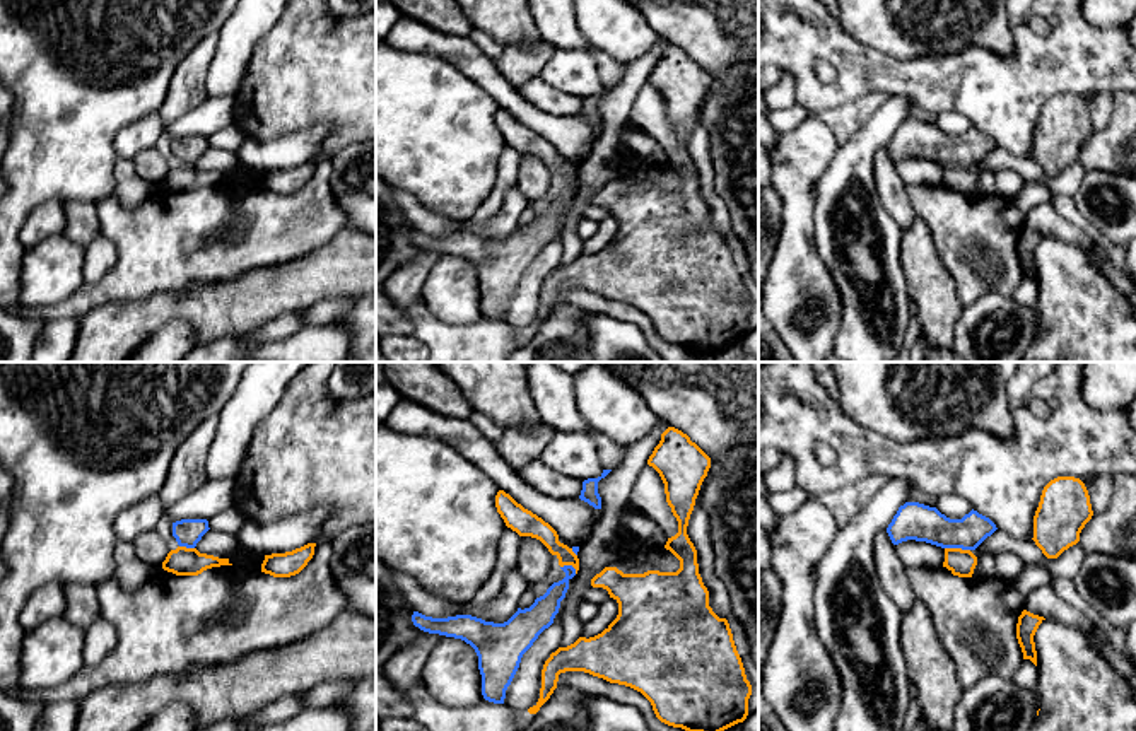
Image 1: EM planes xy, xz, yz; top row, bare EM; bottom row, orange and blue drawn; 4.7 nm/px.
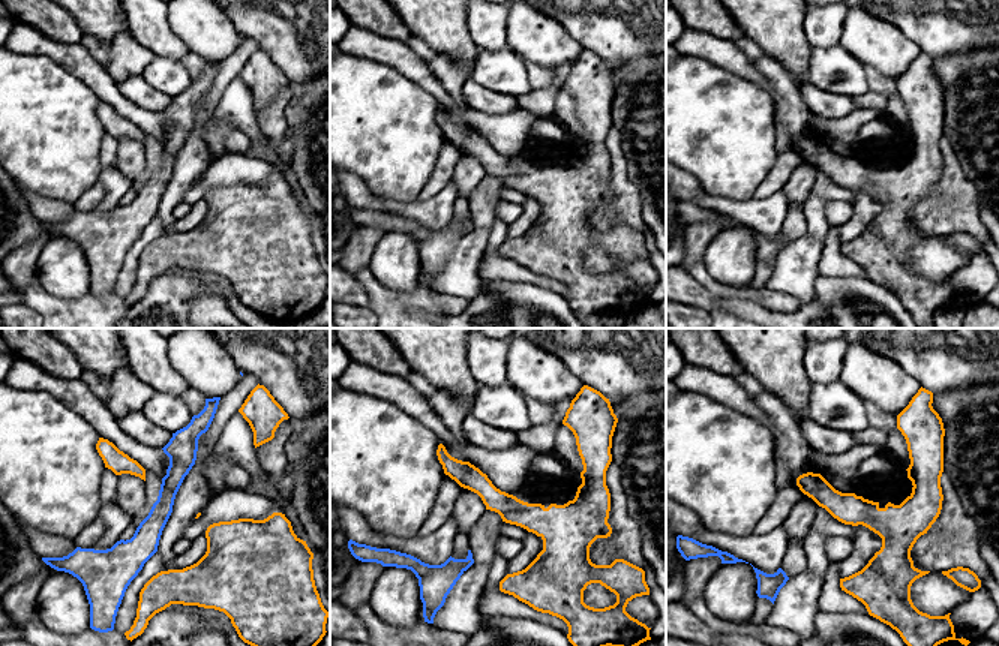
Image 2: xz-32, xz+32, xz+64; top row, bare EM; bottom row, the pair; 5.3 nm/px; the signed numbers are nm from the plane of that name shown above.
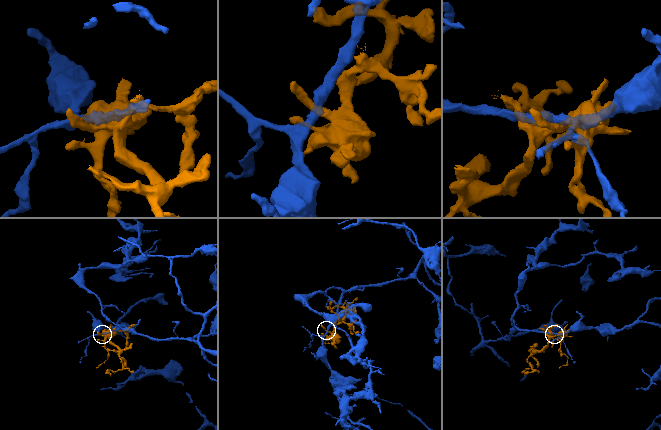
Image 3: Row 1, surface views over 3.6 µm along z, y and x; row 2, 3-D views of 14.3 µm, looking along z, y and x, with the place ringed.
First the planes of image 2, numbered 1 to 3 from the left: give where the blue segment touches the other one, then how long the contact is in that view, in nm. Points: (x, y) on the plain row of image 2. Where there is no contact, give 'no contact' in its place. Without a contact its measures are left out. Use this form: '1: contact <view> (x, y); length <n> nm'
1: no contact
2: no contact
3: no contact

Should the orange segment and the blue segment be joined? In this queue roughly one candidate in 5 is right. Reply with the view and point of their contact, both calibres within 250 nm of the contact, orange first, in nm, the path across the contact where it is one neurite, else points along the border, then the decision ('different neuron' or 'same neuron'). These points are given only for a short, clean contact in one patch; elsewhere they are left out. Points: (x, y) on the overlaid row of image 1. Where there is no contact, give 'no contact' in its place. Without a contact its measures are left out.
meets orange in yz at (957, 549); 130 nm thick on the orange side, 180 nm on the other; border along yz (945, 547), (969, 550); different neuron

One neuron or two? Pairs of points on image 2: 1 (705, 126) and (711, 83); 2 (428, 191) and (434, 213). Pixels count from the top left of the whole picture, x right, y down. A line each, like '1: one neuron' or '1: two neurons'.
1: one neuron
2: two neurons

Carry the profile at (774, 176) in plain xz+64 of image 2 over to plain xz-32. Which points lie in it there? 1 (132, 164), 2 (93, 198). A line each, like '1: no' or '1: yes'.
1: no
2: yes

